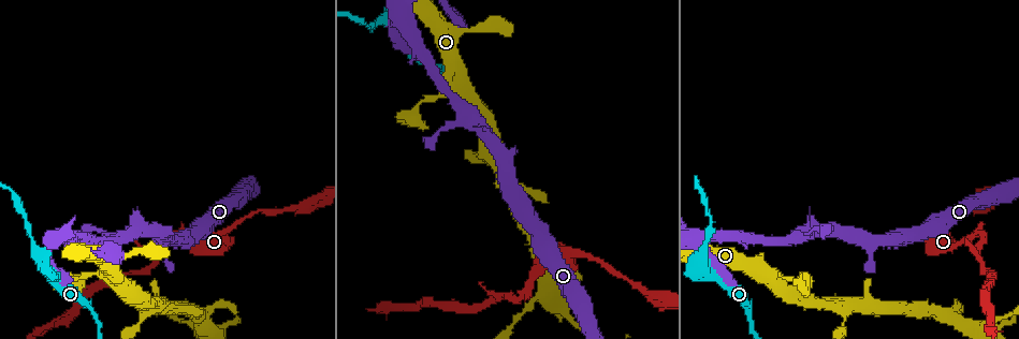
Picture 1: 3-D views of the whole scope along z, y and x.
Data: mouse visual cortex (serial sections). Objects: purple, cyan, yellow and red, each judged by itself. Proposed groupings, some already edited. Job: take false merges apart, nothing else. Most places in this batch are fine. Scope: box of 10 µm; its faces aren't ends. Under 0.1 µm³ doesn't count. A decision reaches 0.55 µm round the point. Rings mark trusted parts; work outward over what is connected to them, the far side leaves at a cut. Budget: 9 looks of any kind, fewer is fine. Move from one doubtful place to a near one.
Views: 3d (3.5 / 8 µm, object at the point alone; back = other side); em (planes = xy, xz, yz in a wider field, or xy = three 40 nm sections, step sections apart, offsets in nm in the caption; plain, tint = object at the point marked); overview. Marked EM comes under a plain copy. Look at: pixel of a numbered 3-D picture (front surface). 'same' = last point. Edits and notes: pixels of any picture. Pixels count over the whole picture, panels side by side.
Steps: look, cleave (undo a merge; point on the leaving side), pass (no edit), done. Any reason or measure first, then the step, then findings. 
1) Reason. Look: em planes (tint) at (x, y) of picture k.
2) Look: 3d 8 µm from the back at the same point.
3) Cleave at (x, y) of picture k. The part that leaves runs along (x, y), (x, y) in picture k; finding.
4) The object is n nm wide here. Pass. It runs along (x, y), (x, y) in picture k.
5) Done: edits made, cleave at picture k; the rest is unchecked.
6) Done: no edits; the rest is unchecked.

Thick turns thin. Look: 3d 3.5 µm at (381, 18) of picture 1.

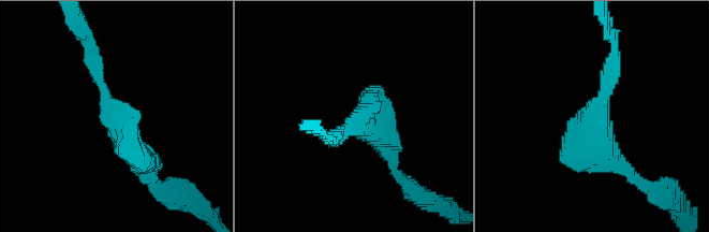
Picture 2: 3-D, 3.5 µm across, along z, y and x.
Now the EM. Look: em xy step 5 (tint) at (351, 125) of picture 2.

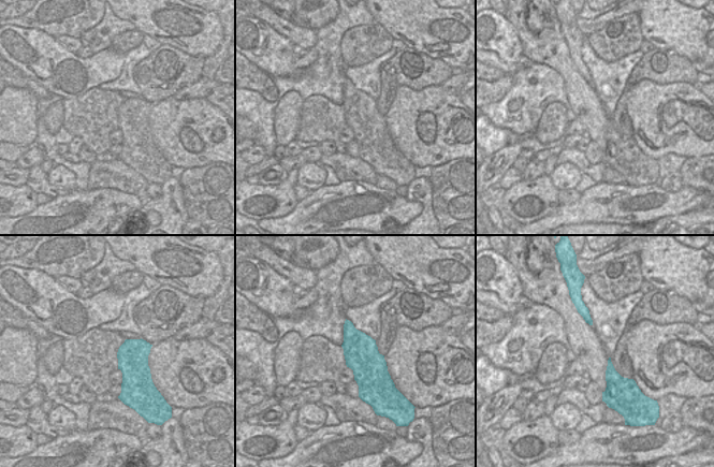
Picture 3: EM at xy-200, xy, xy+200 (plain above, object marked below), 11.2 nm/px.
The object is 380 nm wide here. Pass. It runs along (146, 167), (126, 143), (89, 47) in picture 2; continuous, no second cell.

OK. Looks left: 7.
Sudden change in width. Look: 3d 3.5 µm at (421, 99) of picture 1.

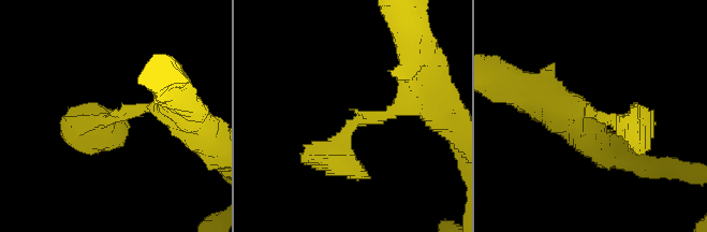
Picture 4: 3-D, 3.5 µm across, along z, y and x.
Look: em xy step 5 (tint) at (357, 121) of picture 4.

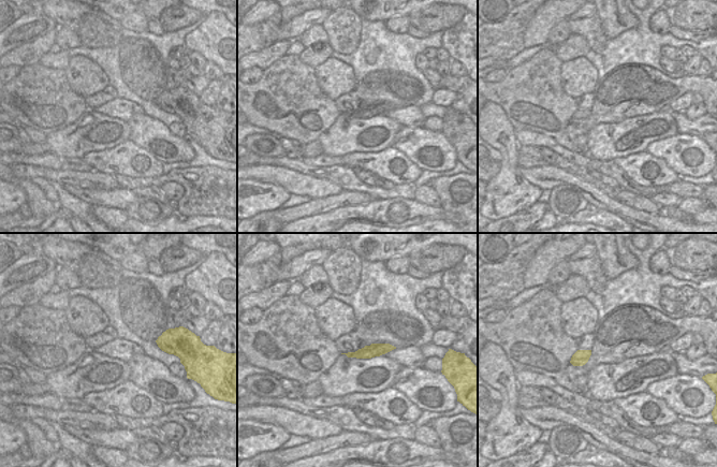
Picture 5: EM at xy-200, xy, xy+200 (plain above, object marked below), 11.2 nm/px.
Another direction. Look: em xy step 3 (tint) at the same point.

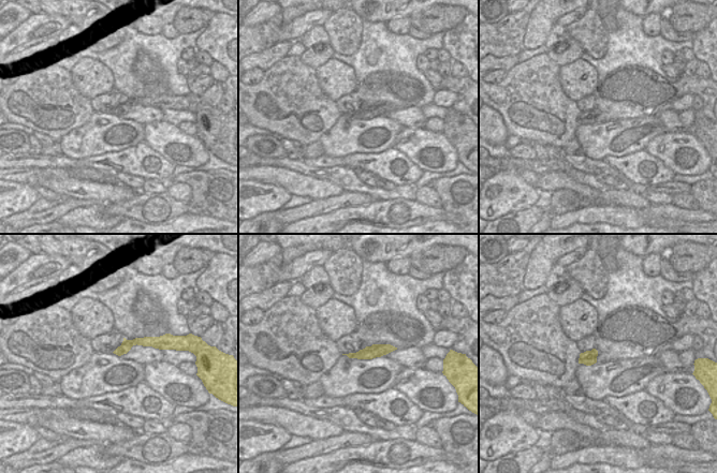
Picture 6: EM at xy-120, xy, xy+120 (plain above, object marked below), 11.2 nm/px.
Pass. Continuous, no second cell.

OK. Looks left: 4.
A fork. Look: 3d 3.5 µm at (816, 302) of picture 1.

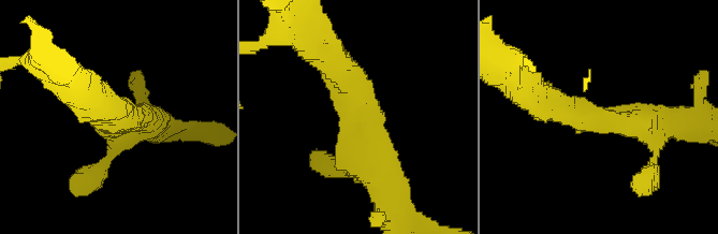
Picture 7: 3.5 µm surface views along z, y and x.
Need the tissue. Look: em xy step 1 (tint) at (368, 118) of picture 7.

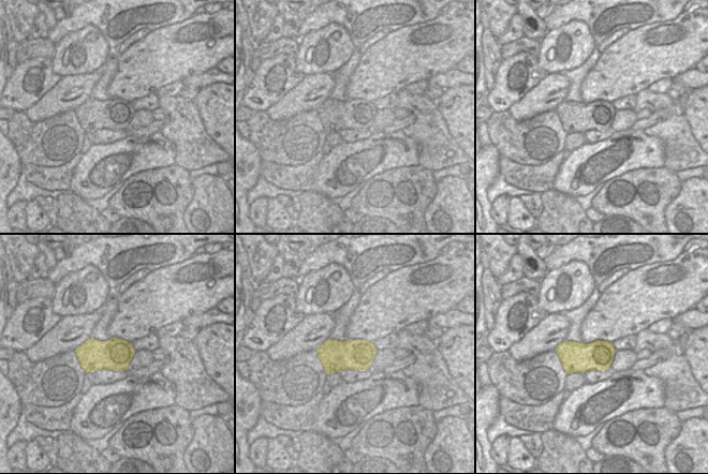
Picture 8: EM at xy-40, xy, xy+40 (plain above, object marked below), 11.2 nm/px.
Pass. One cell here.

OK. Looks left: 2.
Abrupt turn. Look: em xy step 1 (tint) at (518, 296) of picture 1.

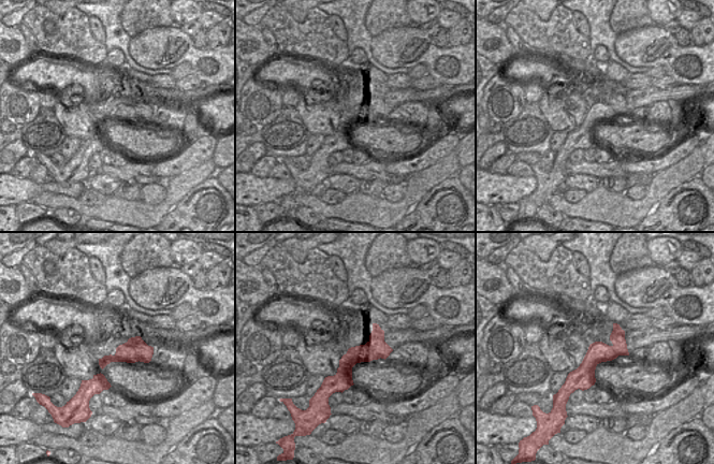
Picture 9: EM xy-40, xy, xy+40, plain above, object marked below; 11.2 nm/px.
See where the arms go. Look: 3d 3.5 µm at the same point.

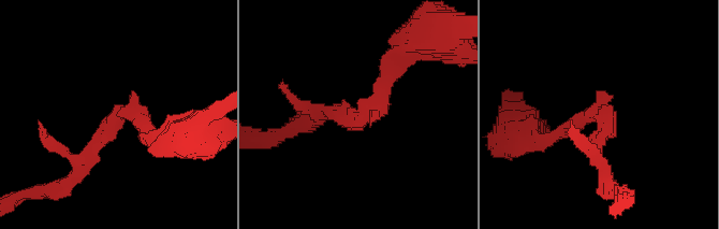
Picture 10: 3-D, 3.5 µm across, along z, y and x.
Pass. It runs along (389, 63), (385, 96), (355, 122), (322, 113) in picture 10; all the same cell.

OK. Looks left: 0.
Done: no edits; the rest is unchecked.

